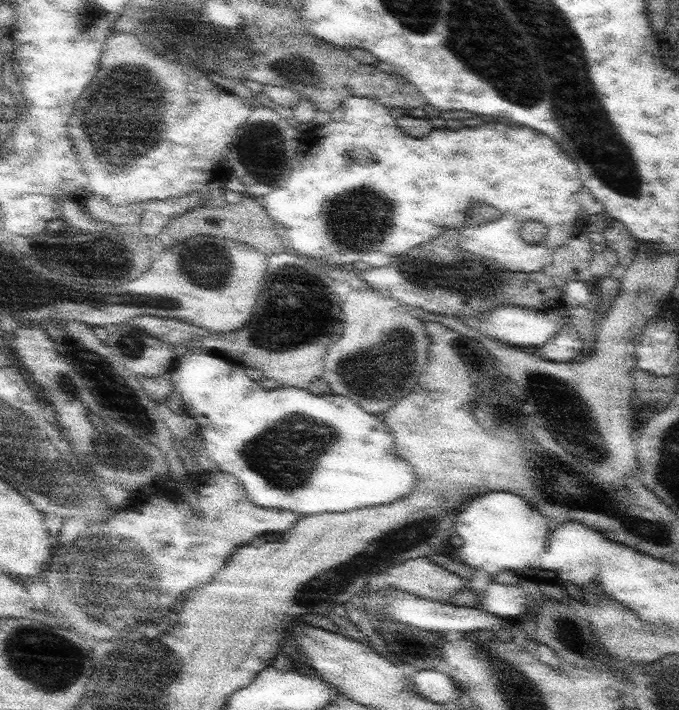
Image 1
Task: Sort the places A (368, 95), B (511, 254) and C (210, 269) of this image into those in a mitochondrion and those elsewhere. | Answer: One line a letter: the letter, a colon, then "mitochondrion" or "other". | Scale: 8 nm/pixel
A: other
B: other
C: mitochondrion

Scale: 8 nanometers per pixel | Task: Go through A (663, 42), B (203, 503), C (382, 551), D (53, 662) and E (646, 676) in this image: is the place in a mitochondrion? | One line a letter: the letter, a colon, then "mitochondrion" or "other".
A: other
B: other
C: mitochondrion
D: mitochondrion
E: other

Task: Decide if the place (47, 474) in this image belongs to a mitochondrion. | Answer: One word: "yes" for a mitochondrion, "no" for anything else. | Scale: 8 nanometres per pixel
yes

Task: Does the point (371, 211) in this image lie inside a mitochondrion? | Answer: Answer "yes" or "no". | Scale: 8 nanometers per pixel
yes

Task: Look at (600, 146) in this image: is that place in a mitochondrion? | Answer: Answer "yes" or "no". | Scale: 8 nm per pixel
yes

